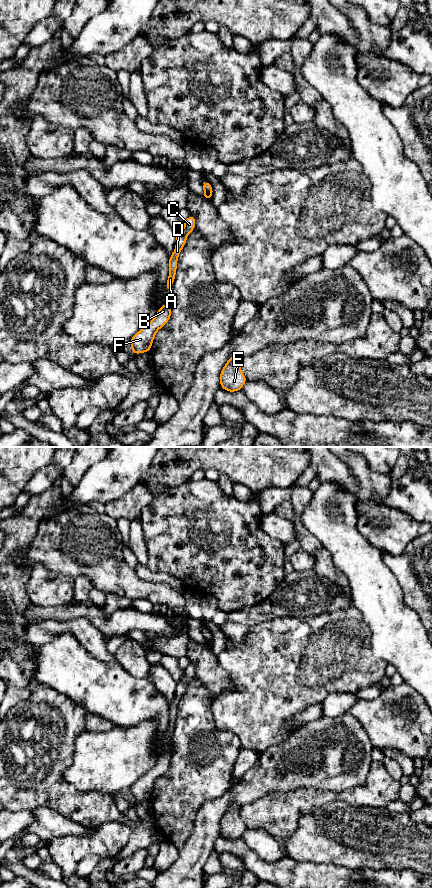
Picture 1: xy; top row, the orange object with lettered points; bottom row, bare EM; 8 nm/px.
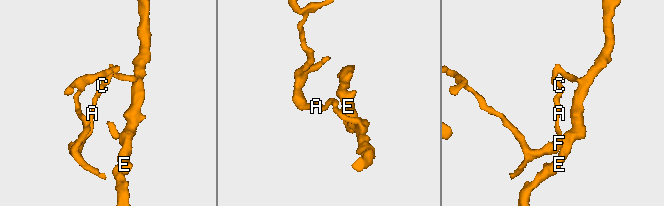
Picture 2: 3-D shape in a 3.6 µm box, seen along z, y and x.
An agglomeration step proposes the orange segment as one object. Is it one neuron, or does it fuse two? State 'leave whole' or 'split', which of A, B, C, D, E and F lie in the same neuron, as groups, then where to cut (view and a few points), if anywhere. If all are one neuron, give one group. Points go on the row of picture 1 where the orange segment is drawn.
split; A B C D F / E; cut in xy along (204, 192), (205, 197)

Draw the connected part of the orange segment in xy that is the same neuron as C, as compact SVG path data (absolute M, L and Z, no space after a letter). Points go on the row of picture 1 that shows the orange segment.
M190 215L184 221L183 230L176 234L176 246L173 254L169 257L169 276L167 280L167 288L172 288L172 285L175 280L176 269L177 269L177 259L179 257L180 251L186 244L186 238L190 232L195 229L195 216Z

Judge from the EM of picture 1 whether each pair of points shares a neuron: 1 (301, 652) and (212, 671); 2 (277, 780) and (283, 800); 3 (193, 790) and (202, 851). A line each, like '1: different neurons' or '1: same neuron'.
1: different neurons
2: different neurons
3: different neurons

